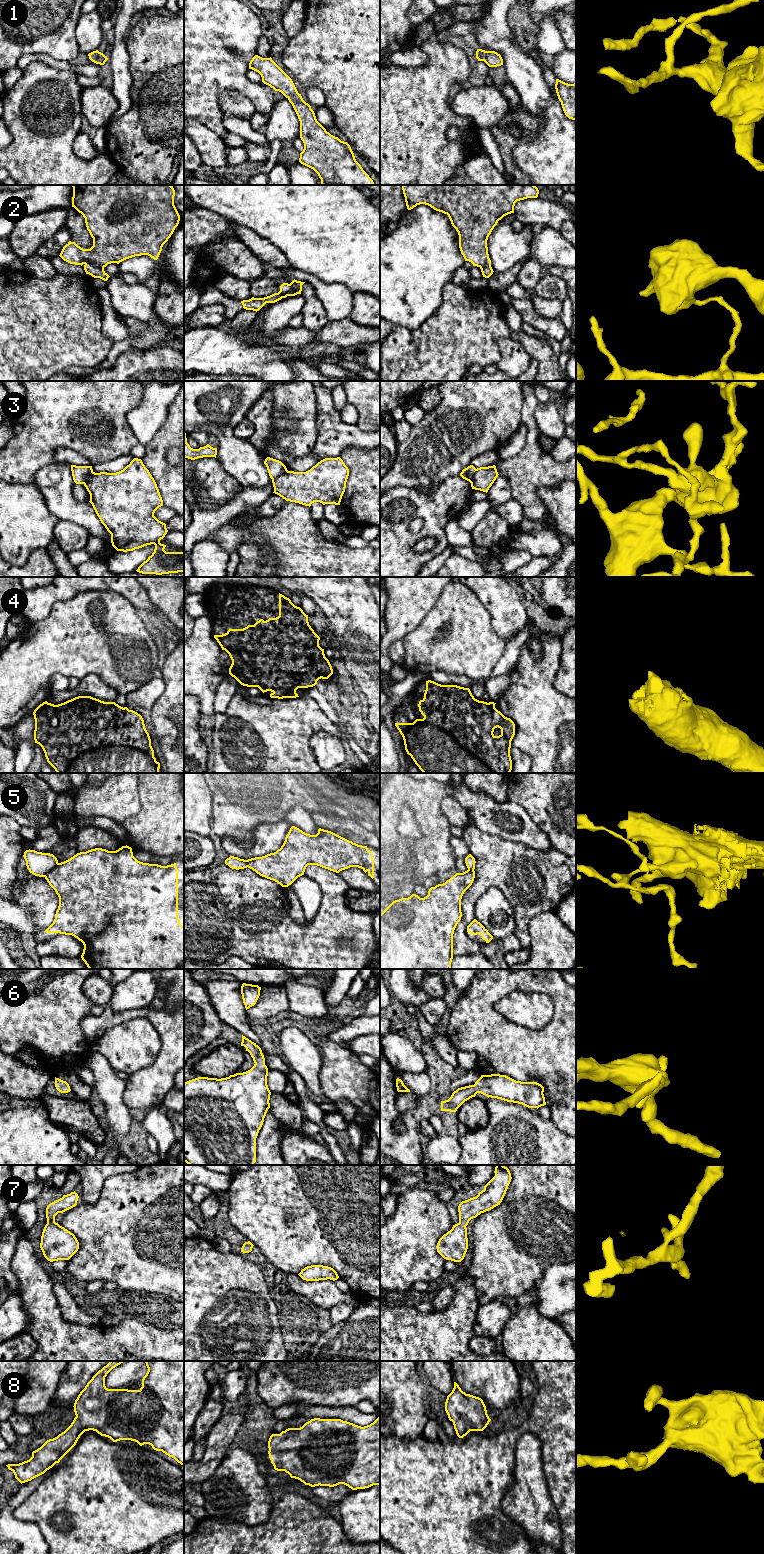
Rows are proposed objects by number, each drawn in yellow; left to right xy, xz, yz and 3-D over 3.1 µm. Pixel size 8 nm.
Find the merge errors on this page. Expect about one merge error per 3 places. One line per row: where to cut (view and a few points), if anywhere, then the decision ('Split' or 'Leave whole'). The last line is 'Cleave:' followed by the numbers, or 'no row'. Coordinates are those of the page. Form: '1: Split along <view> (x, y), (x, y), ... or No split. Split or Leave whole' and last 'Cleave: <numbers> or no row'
1: No split. Leave whole
2: Split along xy (85, 263), (91, 263), (103, 268). Split
3: Split along xz (287, 470), (272, 479). Split
4: No split. Leave whole
5: Split along xy (58, 863), (43, 876). Split
6: No split. Leave whole
7: No split. Leave whole
8: No split. Leave whole
Cleave: 2, 3, 5

